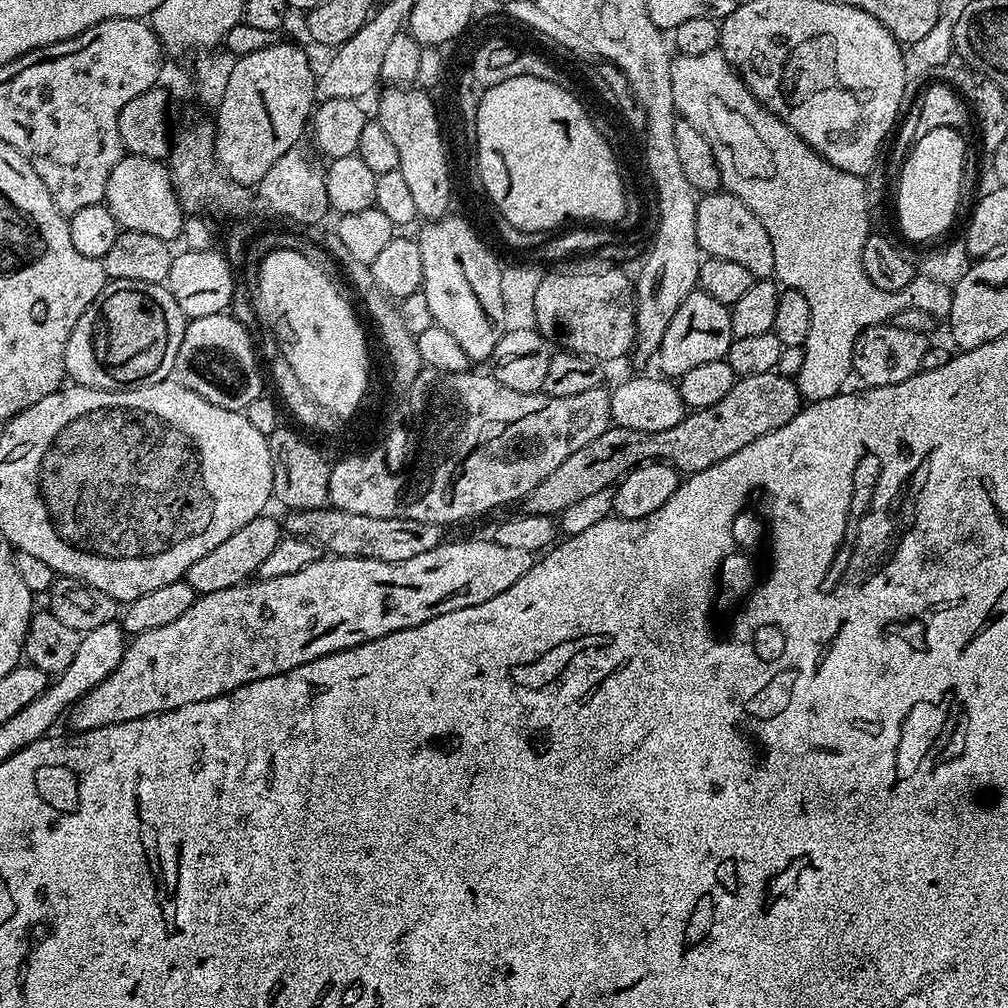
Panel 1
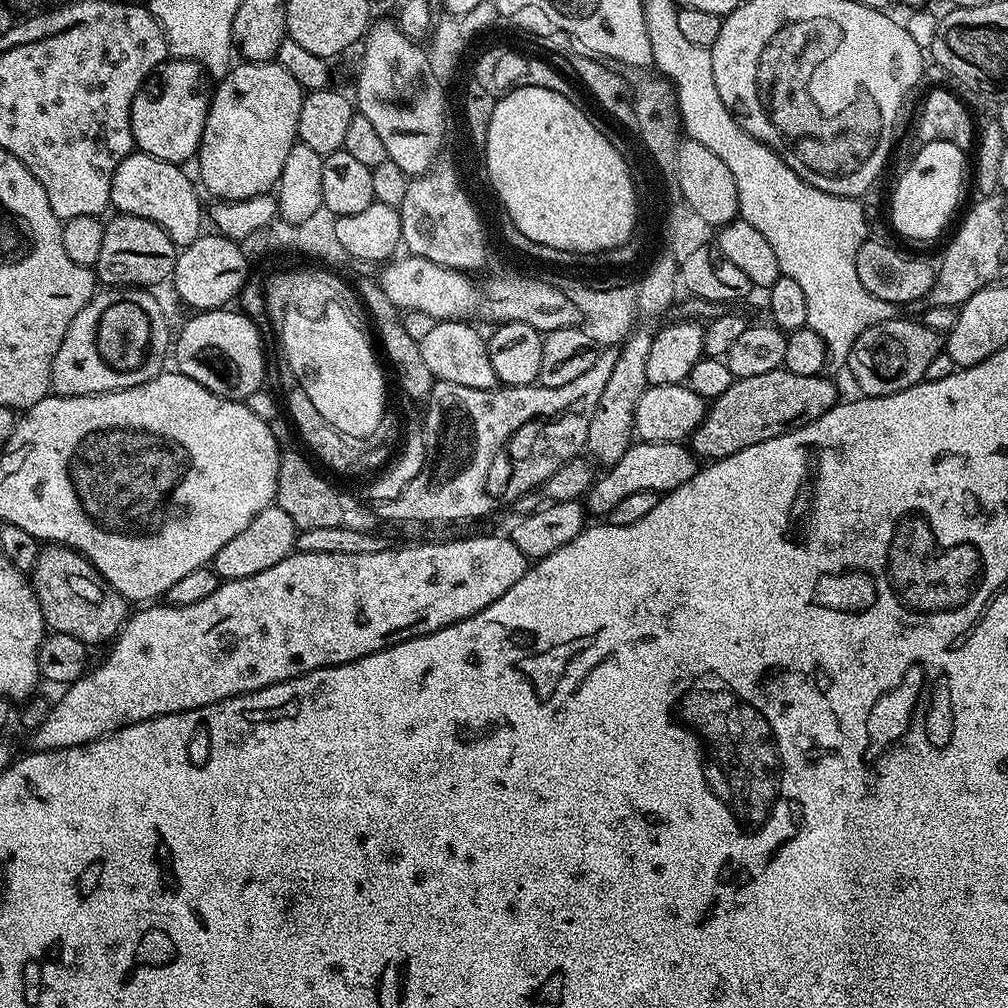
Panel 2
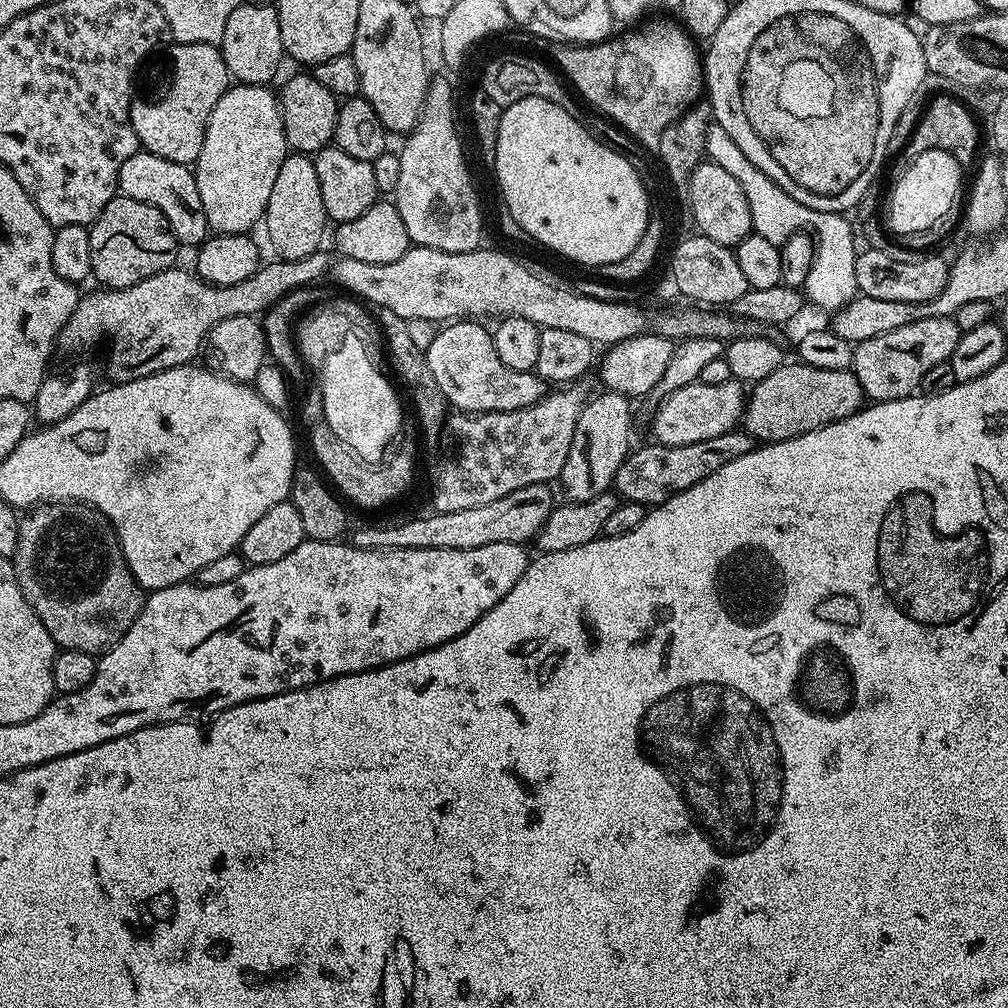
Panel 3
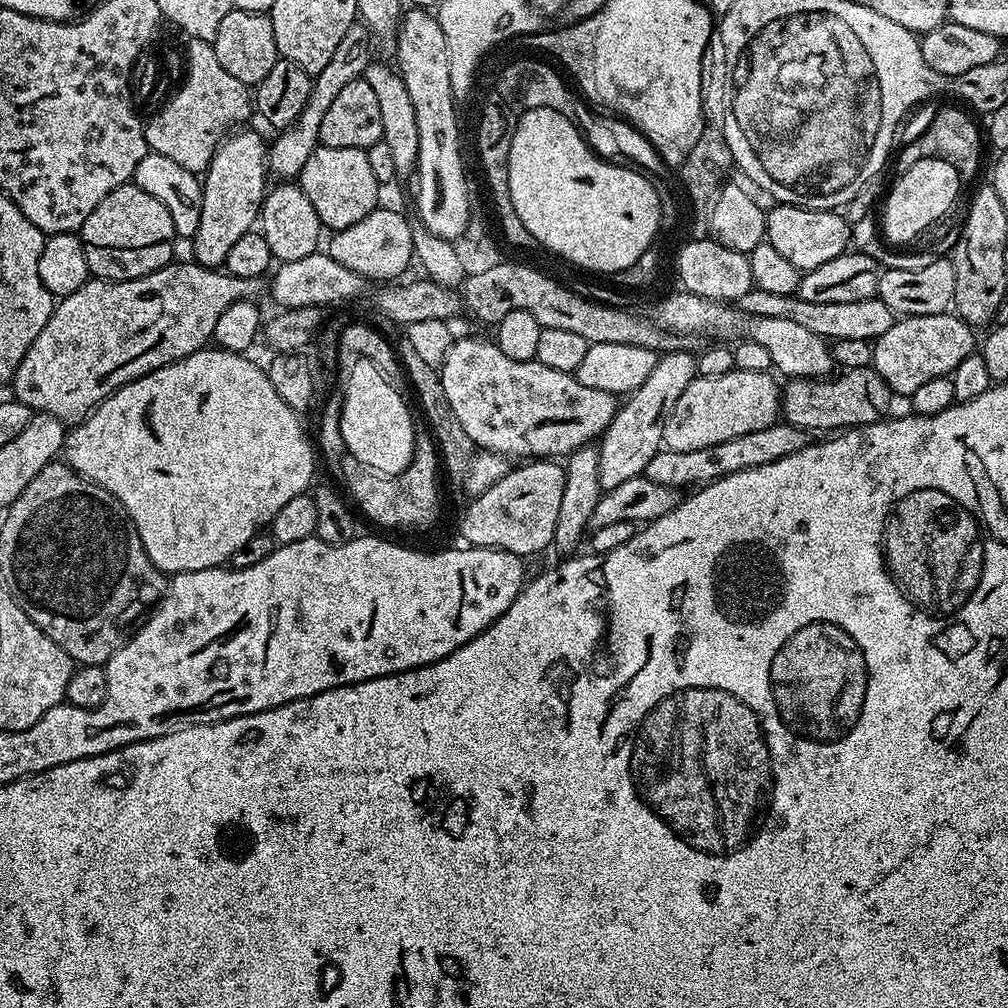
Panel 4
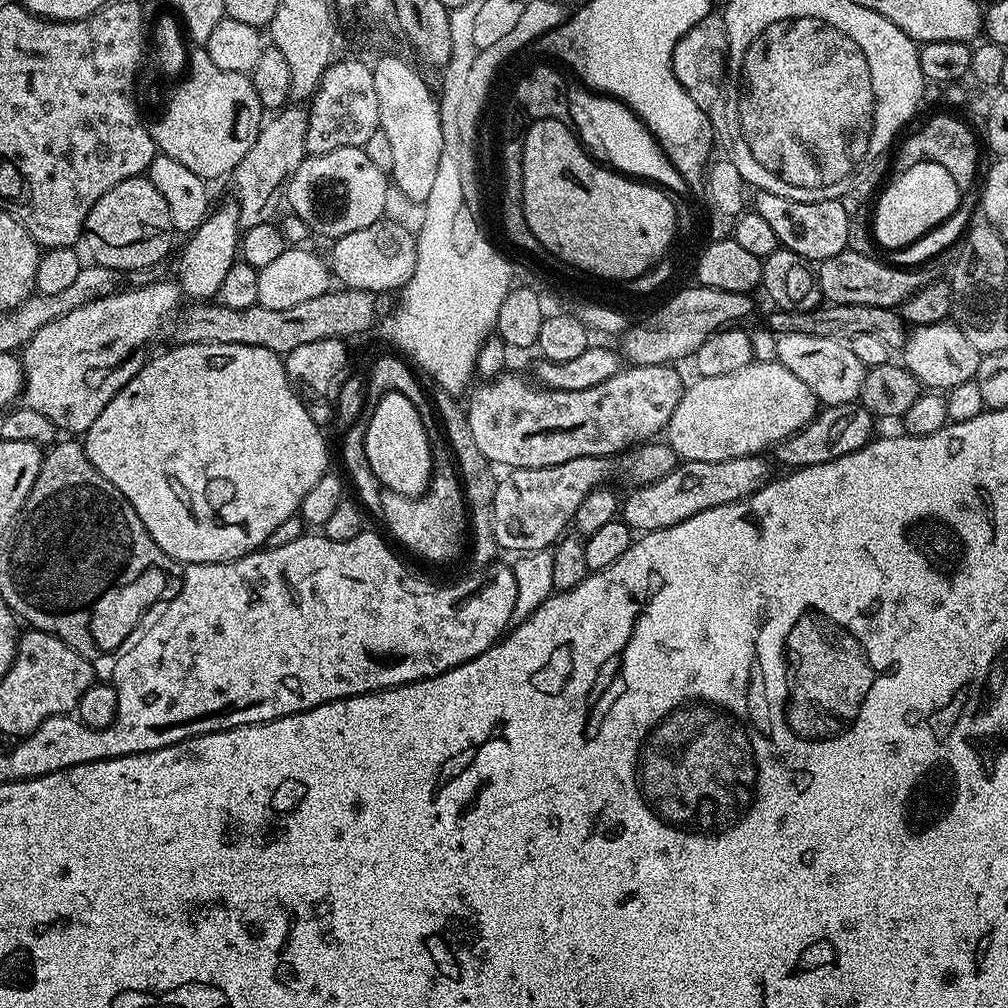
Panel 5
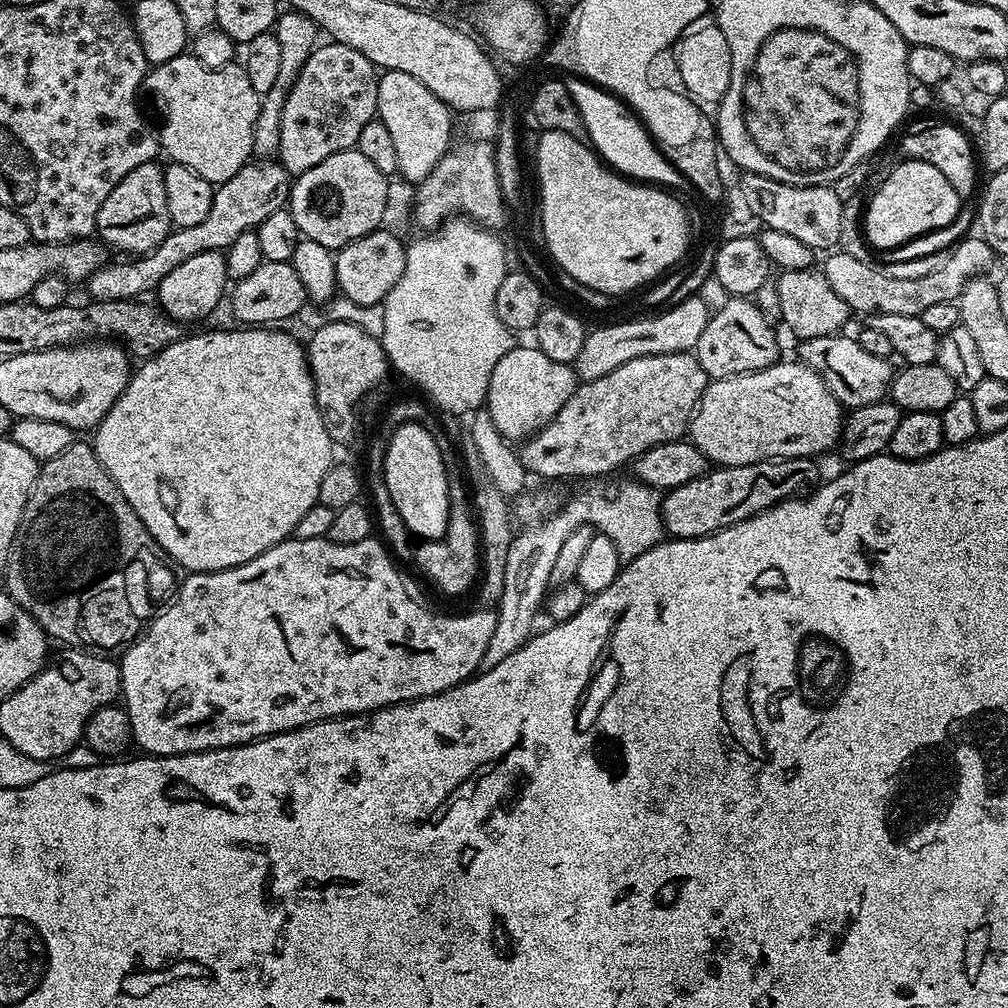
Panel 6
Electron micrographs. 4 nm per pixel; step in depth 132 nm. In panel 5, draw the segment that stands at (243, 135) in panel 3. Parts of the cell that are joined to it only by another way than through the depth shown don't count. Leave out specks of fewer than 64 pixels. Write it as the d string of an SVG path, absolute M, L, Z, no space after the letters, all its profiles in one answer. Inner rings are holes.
M228 202L221 208L213 207L209 211L202 226L198 226L198 230L187 237L188 245L180 256L178 285L185 297L193 296L191 299L196 302L208 302L219 297L226 273L238 259L241 235L240 211L236 203Z

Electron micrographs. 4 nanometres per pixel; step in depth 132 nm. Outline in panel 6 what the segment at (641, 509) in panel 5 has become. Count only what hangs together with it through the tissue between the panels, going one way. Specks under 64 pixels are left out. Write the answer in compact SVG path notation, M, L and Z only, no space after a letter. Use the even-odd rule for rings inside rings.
M763 460L746 466L713 467L705 476L694 478L682 486L671 489L663 497L664 531L678 540L693 540L712 536L718 530L729 528L731 524L742 522L762 510L772 508L782 500L789 499L803 484L808 484L816 476L817 461L803 460Z

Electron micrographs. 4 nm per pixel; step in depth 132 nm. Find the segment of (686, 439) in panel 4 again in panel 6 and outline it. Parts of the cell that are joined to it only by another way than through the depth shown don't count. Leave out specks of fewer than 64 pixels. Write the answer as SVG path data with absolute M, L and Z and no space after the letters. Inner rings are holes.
M777 362L757 372L744 372L741 376L727 376L721 380L714 380L709 383L708 389L702 394L700 404L696 408L696 411L692 413L690 439L698 450L702 450L704 457L713 465L733 468L734 466L757 464L763 460L803 460L805 458L816 458L819 457L819 452L828 452L831 448L833 451L839 445L840 432L844 429L846 412L838 402L838 398L834 398L834 394L830 394L826 382L822 382L822 378L814 369L808 368L799 362L793 362L793 364L784 363Z

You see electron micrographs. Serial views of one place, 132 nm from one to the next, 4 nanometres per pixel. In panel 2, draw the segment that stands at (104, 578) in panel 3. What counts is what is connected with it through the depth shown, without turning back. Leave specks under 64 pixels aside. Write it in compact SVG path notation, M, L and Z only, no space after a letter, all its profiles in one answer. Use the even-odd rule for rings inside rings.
M65 544L41 547L37 562L30 571L30 579L45 625L51 631L70 634L83 644L107 645L124 627L130 615L129 601L105 584L102 574L98 574L84 555Z

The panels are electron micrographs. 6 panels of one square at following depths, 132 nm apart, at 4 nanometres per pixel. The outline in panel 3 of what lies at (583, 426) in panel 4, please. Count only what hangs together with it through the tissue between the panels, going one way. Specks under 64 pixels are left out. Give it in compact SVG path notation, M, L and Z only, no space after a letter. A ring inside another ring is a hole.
M472 318L445 323L426 349L430 370L449 405L456 412L479 414L509 412L543 400L546 395L545 381L535 371L510 370L510 366L498 358L498 350L494 350L492 332L480 324L483 323Z

